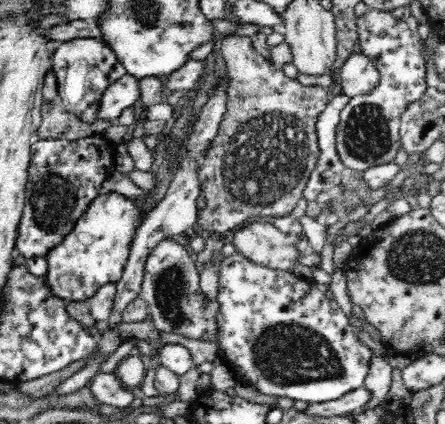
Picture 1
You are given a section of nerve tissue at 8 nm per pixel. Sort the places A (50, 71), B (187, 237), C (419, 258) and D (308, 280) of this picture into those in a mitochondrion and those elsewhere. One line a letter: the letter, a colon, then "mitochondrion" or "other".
A: other
B: other
C: mitochondrion
D: other

